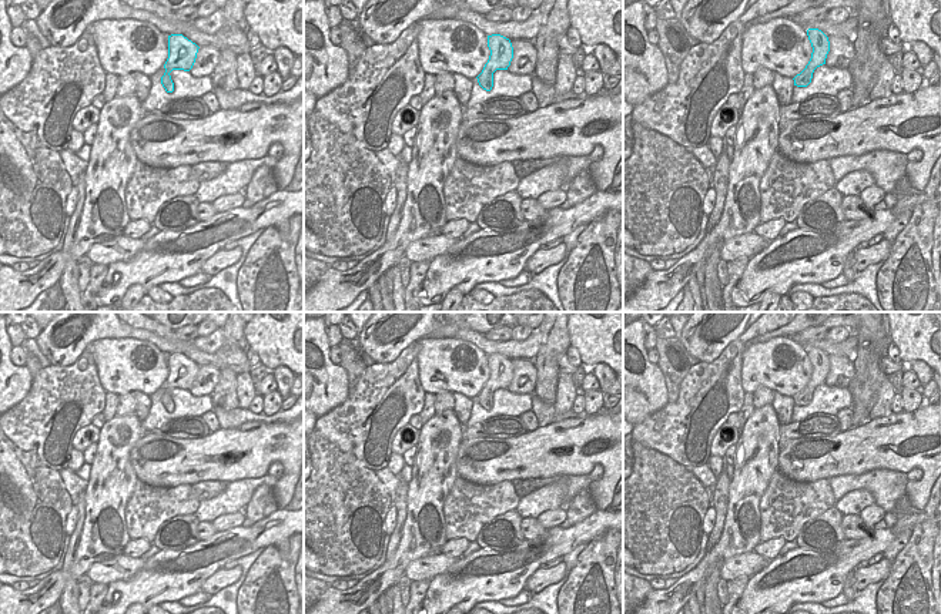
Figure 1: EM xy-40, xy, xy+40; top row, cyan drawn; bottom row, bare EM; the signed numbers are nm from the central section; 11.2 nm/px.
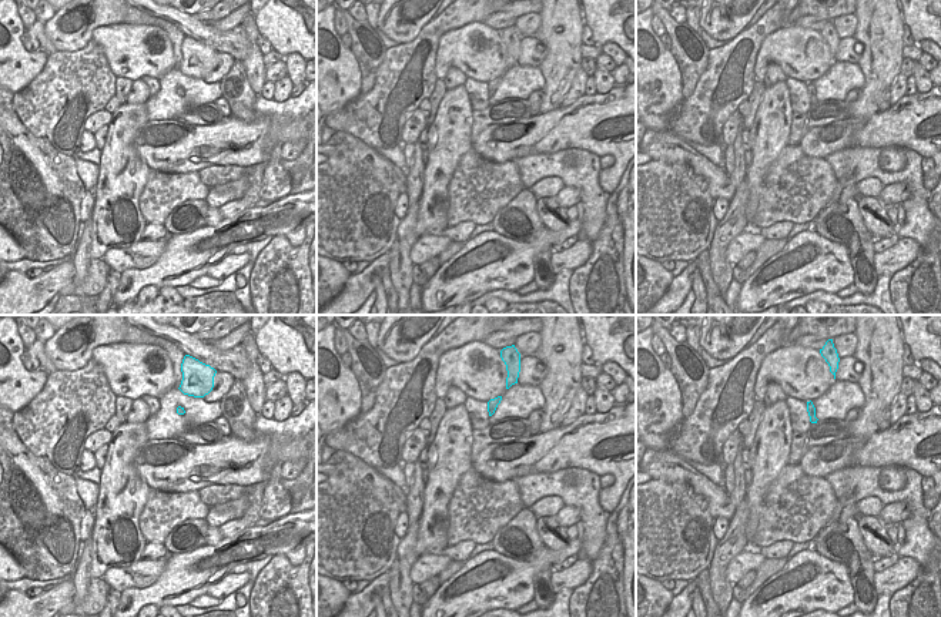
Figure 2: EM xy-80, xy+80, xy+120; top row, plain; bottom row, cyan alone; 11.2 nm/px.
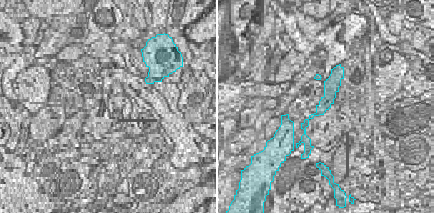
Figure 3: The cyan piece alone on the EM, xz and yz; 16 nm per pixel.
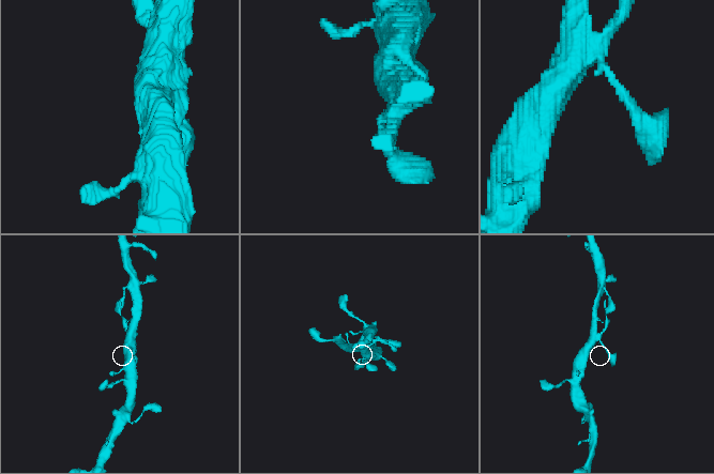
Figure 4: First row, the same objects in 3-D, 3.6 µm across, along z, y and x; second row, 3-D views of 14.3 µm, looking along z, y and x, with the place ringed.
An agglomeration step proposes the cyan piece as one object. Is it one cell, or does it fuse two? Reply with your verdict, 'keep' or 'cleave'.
keep

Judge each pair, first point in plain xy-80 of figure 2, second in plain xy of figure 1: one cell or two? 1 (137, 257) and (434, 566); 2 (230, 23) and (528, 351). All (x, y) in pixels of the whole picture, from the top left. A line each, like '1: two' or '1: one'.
1: one
2: one

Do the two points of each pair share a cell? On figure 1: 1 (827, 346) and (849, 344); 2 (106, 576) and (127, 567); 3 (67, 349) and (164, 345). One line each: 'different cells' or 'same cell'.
1: same cell
2: same cell
3: same cell

